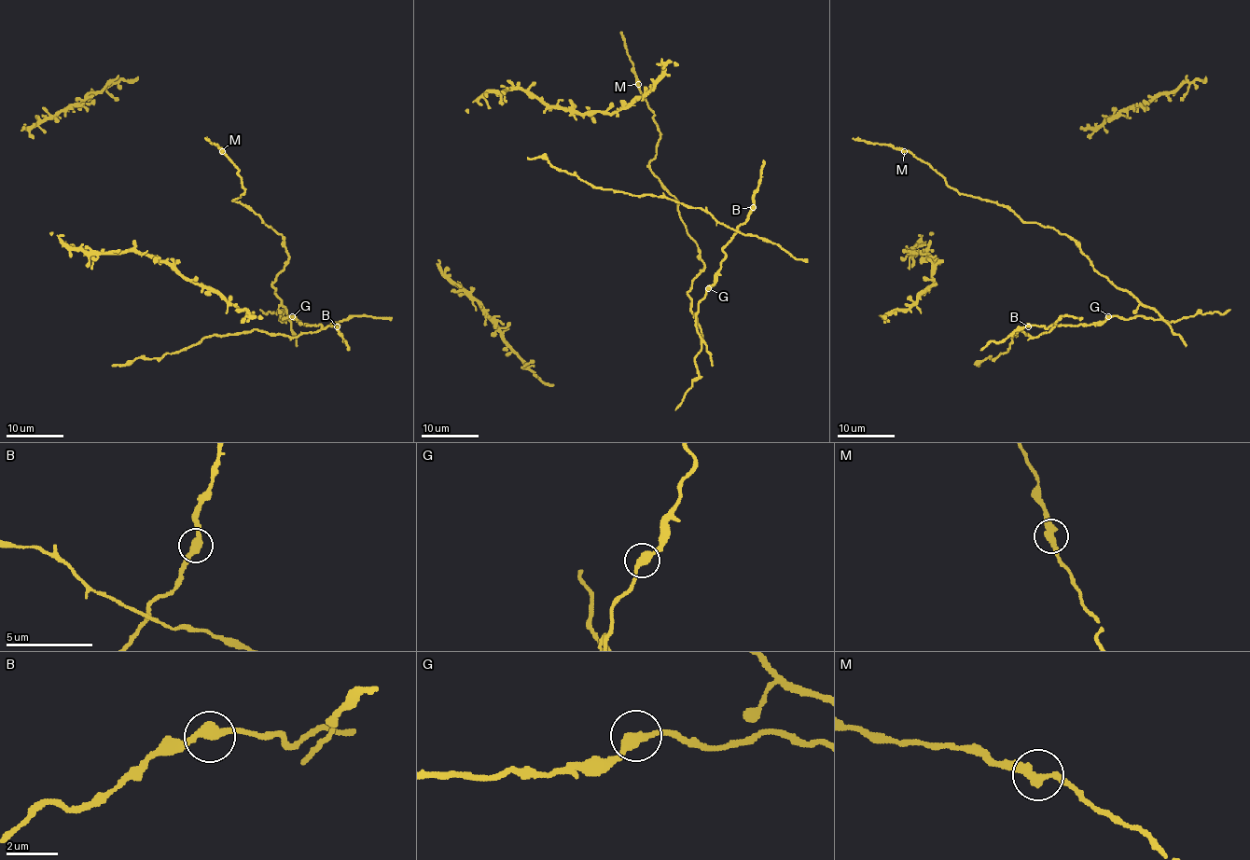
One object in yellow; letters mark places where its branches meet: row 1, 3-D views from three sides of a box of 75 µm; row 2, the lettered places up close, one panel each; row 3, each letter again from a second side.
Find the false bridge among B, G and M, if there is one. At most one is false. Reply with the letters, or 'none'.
none

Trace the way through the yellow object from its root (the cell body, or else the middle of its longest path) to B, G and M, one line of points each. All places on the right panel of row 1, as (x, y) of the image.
B: (981, 200), (1066, 234), (1100, 274), (1139, 303), (1127, 319), (1028, 326)
G: (981, 200), (1006, 205), (1026, 222), (1066, 234), (1100, 274), (1139, 303), (1131, 317), (1108, 316)
M: (981, 200), (952, 189), (926, 163), (904, 150)

